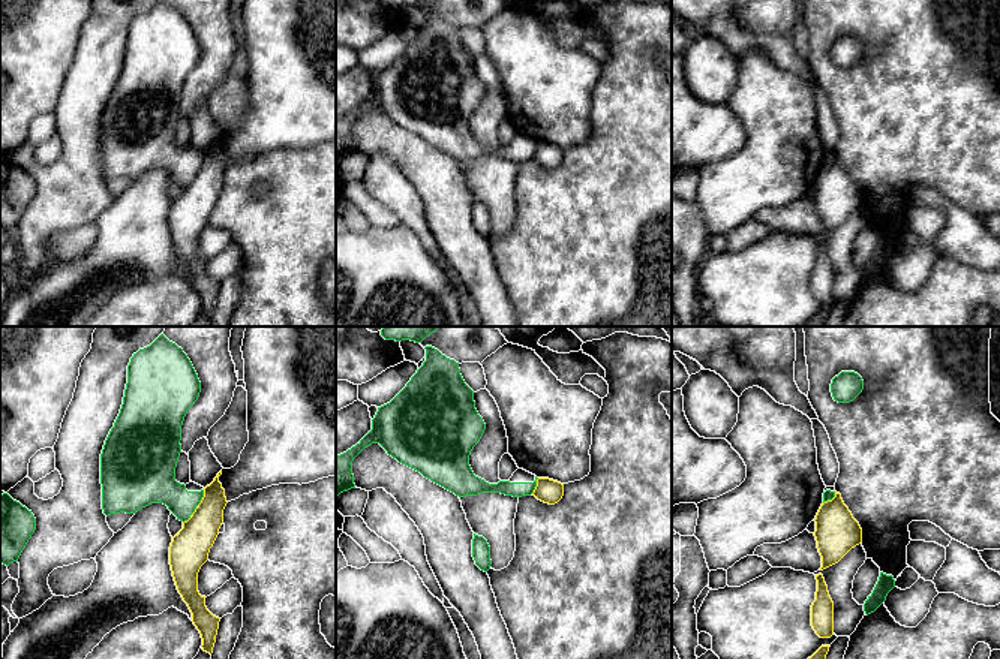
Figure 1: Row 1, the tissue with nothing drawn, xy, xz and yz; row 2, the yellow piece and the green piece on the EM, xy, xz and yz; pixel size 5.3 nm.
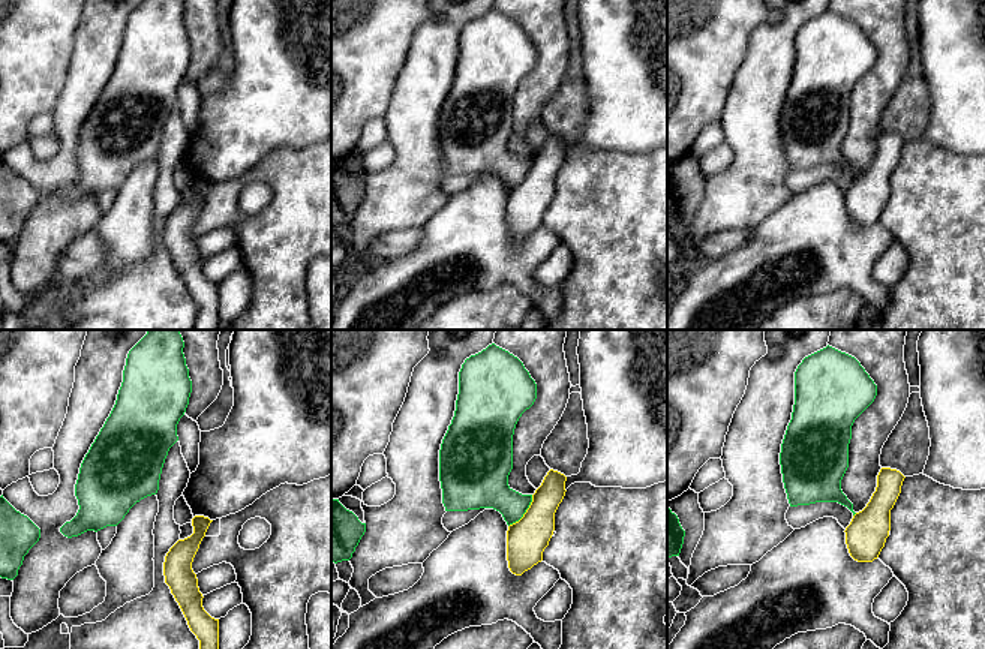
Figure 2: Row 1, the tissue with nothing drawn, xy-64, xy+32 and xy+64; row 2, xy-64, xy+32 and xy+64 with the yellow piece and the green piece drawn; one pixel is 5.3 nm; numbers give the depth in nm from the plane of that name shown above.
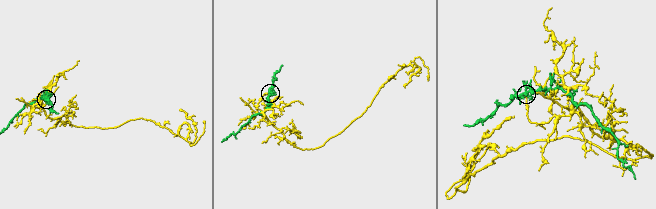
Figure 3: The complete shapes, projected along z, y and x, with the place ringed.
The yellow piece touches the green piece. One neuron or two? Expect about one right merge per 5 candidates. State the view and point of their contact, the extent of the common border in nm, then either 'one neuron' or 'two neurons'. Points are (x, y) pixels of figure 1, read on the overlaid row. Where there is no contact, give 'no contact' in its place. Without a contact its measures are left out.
meets yellow in xy at (203, 497); contact 100 nm long; two neurons

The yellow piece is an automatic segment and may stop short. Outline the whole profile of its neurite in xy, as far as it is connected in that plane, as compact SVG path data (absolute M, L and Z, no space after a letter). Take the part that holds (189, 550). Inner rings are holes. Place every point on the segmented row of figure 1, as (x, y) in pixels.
M222 470L217 473L214 481L204 488L204 497L201 503L198 505L192 517L183 523L183 529L172 538L169 547L169 565L177 590L181 595L183 601L187 604L192 613L192 622L201 634L202 650L210 655L213 653L220 619L213 616L207 610L205 596L201 596L198 592L198 572L201 566L208 560L210 548L213 547L219 535L219 529L223 523L223 509L228 503L225 490L219 482L220 475Z

